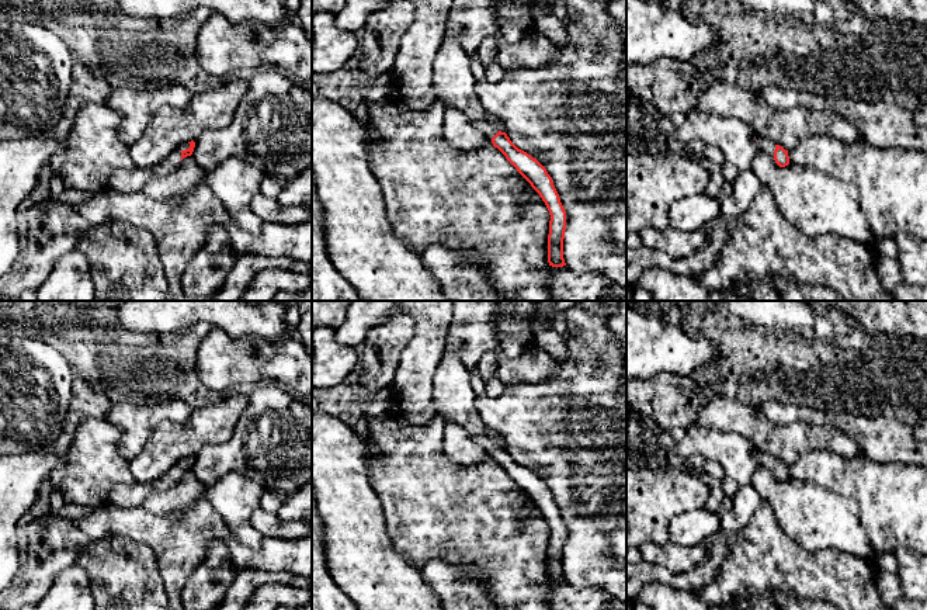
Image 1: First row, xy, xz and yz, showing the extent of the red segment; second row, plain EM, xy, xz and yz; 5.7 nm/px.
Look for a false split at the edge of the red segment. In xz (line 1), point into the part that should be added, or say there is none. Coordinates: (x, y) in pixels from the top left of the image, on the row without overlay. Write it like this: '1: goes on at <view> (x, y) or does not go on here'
1: goes on at xz (454, 397)

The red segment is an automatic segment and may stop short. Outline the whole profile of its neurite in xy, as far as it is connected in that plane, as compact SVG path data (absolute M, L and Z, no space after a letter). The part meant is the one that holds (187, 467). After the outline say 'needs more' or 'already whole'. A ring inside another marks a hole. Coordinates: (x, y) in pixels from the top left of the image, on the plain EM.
M184 457L171 465L160 478L147 482L115 484L107 502L121 509L143 507L146 499L170 488L180 476L191 471L195 457Z | needs more

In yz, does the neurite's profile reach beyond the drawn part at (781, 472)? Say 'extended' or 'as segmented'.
extended

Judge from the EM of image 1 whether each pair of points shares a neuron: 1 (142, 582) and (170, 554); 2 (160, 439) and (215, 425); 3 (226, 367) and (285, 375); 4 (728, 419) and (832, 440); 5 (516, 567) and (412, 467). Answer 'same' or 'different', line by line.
1: different
2: same
3: same
4: same
5: same

